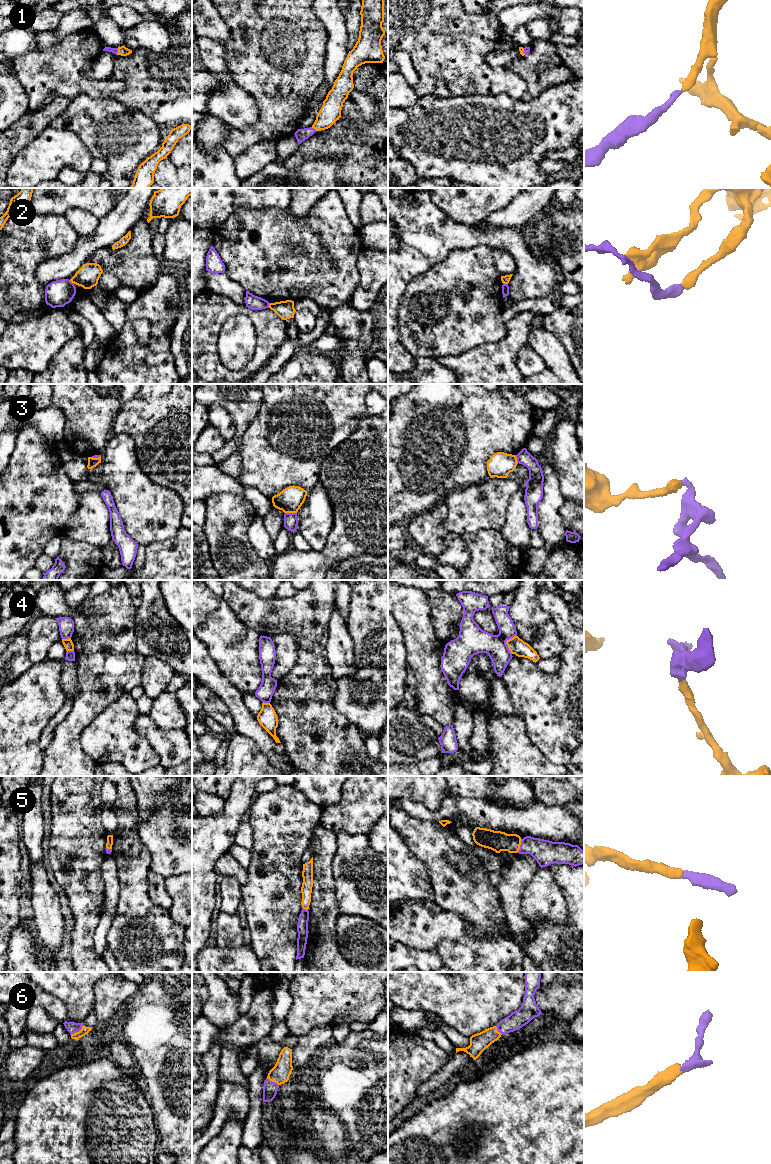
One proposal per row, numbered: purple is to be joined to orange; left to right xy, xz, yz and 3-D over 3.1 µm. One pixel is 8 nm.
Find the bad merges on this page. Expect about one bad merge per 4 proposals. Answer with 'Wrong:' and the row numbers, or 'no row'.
Wrong: 2, 3

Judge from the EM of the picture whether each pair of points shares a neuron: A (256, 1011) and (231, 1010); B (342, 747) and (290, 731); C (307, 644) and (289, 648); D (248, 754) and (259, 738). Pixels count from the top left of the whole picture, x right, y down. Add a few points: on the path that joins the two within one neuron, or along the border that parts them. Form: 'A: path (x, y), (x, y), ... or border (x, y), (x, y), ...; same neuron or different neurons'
A: border (240, 1016), (221, 1030); different neurons
B: path (329, 747), (312, 743), (303, 735); same neuron
C: border (280, 632), (296, 637), (297, 661), (291, 668); different neurons
D: border (236, 732), (249, 737), (269, 762); different neurons

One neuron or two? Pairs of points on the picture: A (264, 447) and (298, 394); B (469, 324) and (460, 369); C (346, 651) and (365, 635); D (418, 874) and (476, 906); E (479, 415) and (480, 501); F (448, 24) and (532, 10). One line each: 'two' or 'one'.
A: one
B: two
C: two
D: two
E: two
F: two

